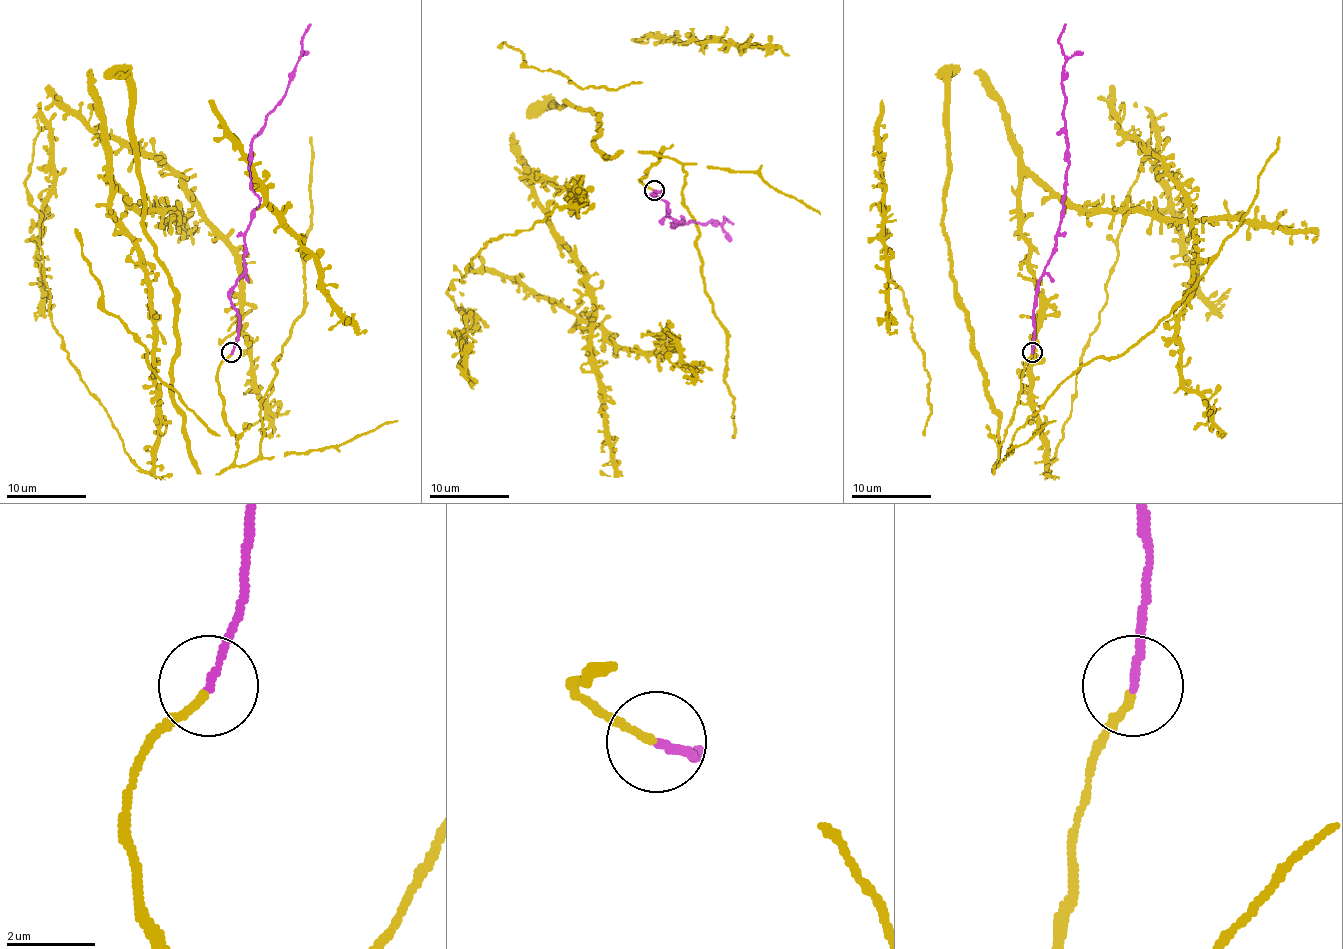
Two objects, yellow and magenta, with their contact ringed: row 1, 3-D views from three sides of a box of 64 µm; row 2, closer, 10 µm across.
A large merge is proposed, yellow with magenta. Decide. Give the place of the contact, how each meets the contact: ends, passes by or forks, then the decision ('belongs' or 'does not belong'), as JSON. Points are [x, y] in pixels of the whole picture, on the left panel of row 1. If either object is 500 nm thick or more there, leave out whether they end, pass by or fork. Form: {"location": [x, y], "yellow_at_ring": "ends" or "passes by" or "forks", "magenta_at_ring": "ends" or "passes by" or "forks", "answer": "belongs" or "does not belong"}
{"location": [231, 352], "yellow_at_ring": "ends", "magenta_at_ring": "ends", "answer": "belongs"}

